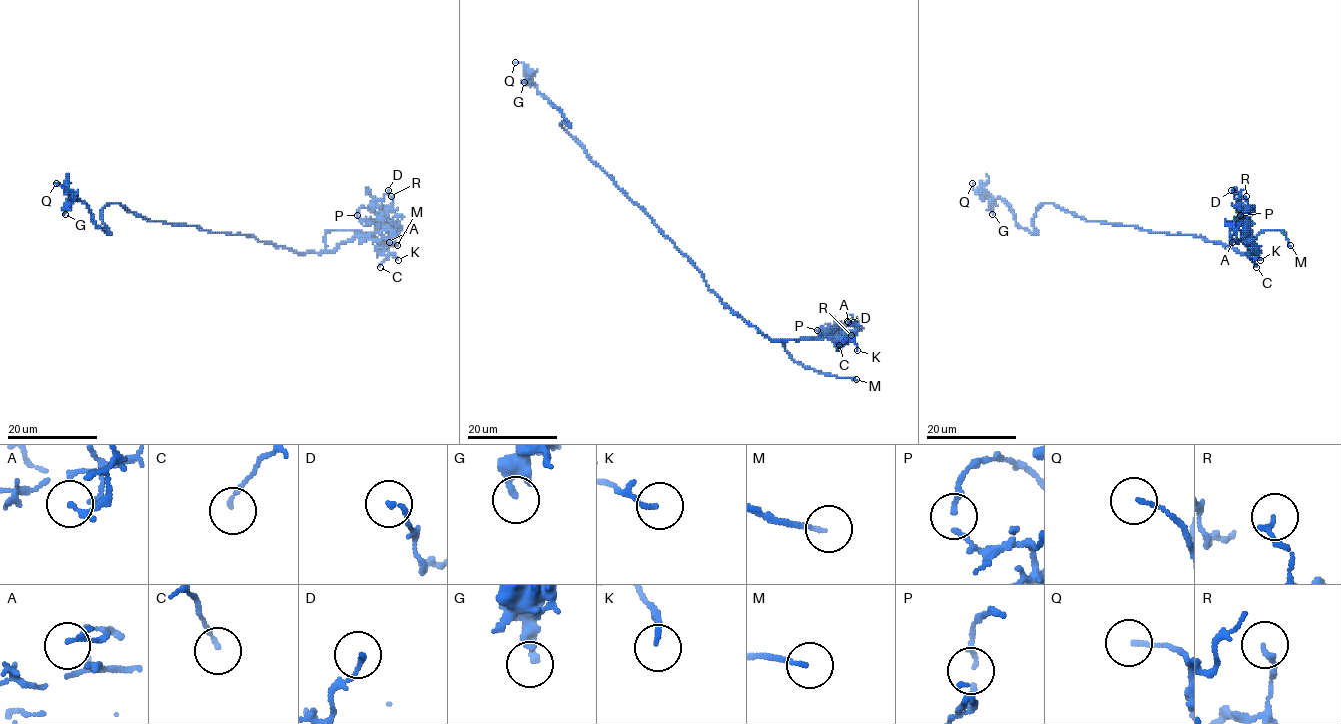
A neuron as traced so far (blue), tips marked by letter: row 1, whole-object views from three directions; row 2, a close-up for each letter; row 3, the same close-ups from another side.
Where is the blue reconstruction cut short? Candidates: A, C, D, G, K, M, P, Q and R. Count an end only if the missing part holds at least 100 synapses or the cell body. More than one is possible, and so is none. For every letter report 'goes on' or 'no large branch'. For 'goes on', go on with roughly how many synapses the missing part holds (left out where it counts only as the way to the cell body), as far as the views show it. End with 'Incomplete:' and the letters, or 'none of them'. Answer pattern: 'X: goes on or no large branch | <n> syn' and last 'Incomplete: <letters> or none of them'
A: no large branch
C: no large branch
D: no large branch
G: no large branch
K: no large branch
M: goes on
P: no large branch
Q: no large branch
R: no large branch
Incomplete: M

